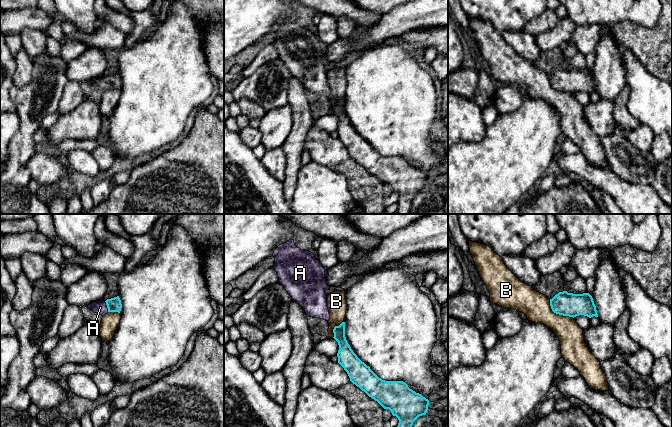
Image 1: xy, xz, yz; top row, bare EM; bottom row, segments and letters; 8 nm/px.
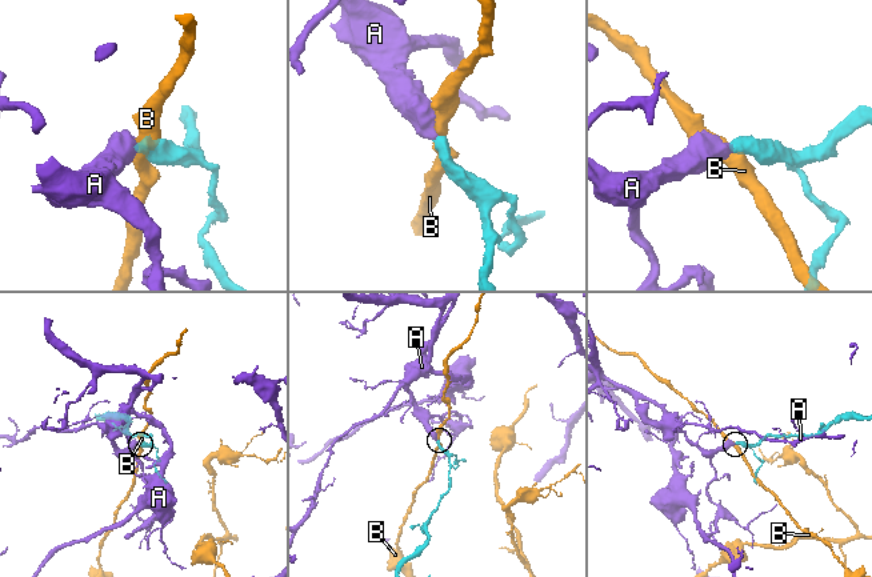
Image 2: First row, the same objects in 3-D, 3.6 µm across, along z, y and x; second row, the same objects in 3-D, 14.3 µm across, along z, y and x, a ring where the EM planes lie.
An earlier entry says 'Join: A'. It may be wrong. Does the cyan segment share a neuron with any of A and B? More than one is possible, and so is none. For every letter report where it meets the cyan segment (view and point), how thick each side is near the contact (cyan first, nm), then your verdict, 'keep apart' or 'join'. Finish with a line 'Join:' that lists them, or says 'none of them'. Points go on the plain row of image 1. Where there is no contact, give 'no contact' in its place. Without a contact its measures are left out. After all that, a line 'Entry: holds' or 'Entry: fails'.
A: xy (107, 82) | 110/110 nm | join
B: yz (558, 89) | 190/220 nm | keep apart
Join: A
Entry: holds

